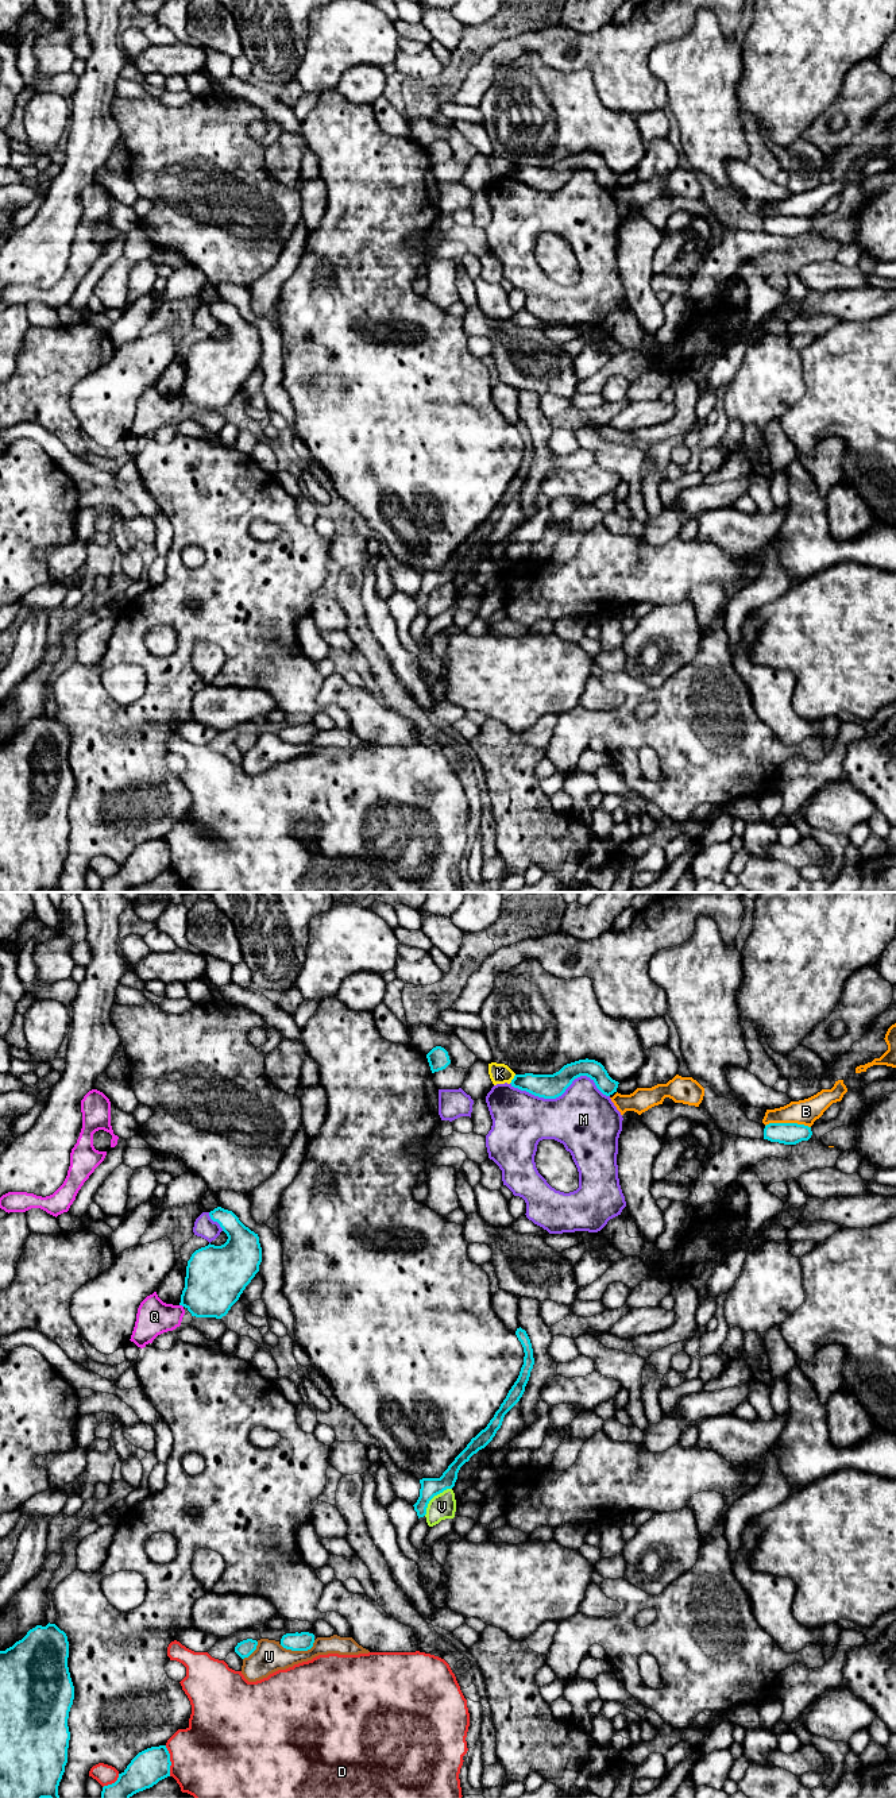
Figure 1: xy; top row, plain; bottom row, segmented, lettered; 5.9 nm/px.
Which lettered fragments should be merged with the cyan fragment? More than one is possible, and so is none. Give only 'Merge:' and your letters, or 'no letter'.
Merge: no letter

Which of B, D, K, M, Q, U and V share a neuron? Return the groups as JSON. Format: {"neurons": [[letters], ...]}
{"neurons": [["B"], ["D"], ["K"], ["M"], ["Q"], ["U"], ["V"]]}

